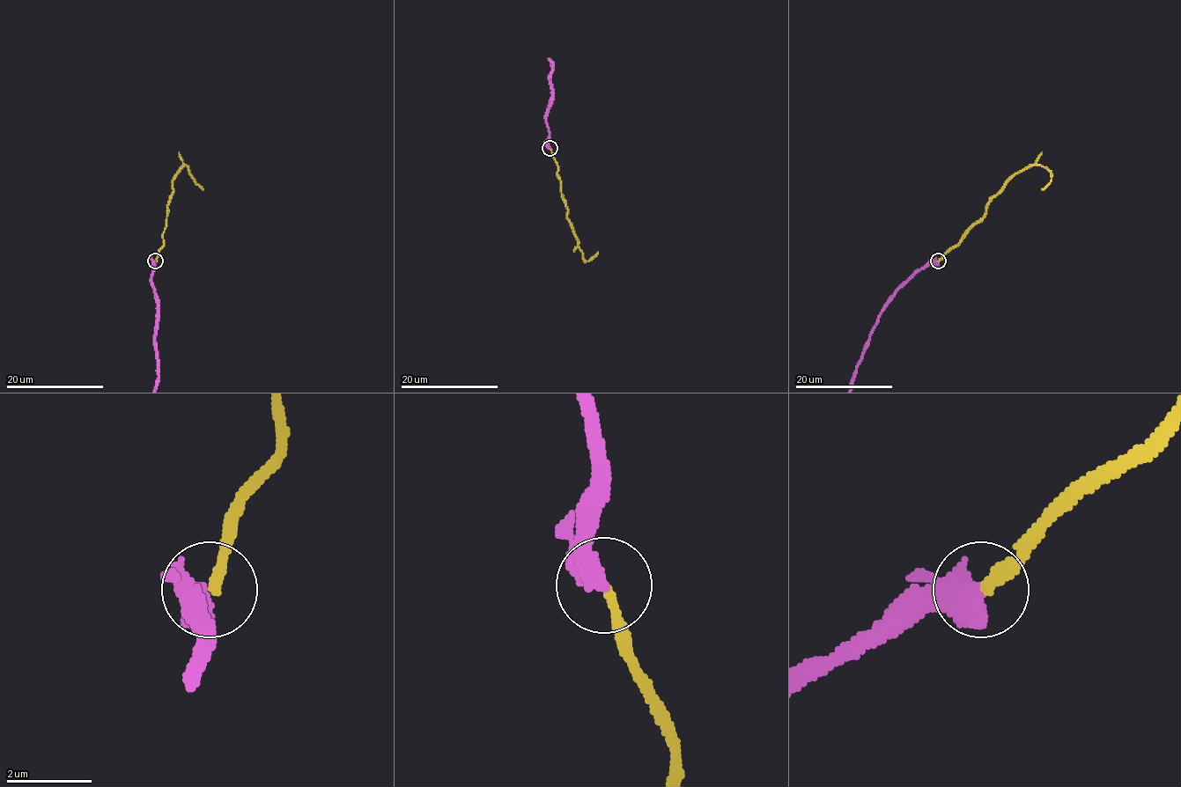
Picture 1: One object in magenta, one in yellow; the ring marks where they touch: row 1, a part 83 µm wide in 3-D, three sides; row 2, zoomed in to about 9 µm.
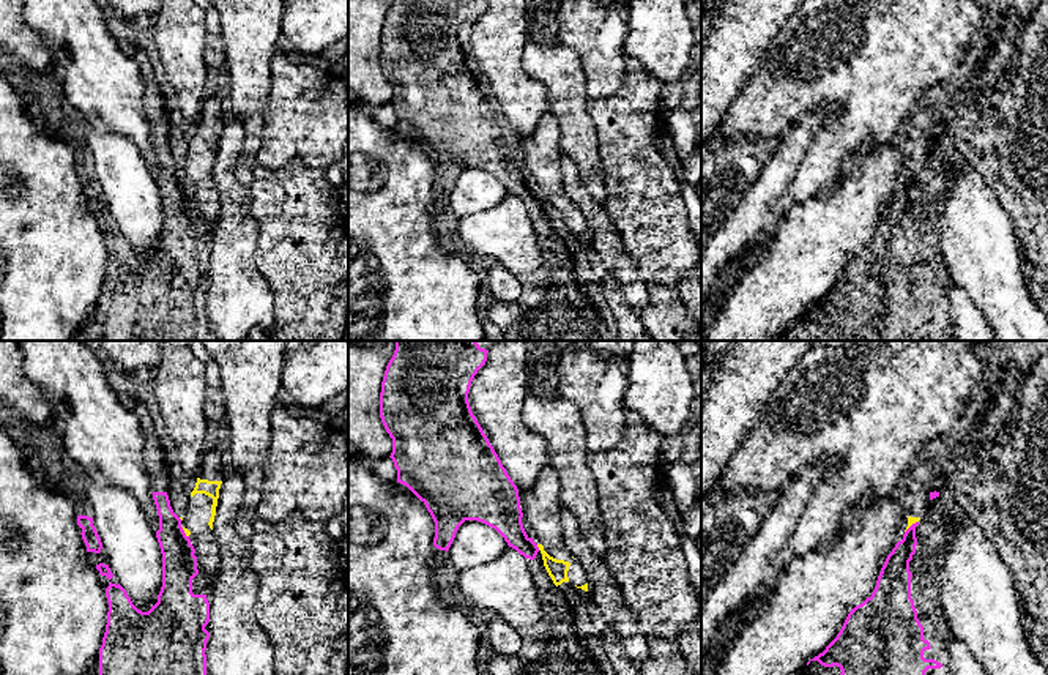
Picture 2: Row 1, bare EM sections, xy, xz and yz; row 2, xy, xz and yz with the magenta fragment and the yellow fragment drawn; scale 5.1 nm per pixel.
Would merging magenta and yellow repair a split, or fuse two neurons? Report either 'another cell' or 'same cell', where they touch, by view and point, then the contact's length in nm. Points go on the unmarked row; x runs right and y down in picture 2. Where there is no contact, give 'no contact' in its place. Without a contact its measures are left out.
another cell | xz (538, 194) | 40 nm

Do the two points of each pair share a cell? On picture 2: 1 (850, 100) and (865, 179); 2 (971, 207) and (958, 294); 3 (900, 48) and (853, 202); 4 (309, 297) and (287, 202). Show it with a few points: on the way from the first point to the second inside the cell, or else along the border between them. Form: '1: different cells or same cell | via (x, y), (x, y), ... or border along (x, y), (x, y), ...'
1: different cells | border along (886, 142), (864, 145), (843, 163), (837, 180)
2: different cells | border along (952, 278), (982, 317)
3: different cells | border along (886, 142), (864, 145), (840, 169)
4: same cell | via (304, 273), (304, 242), (300, 235), (300, 226)

